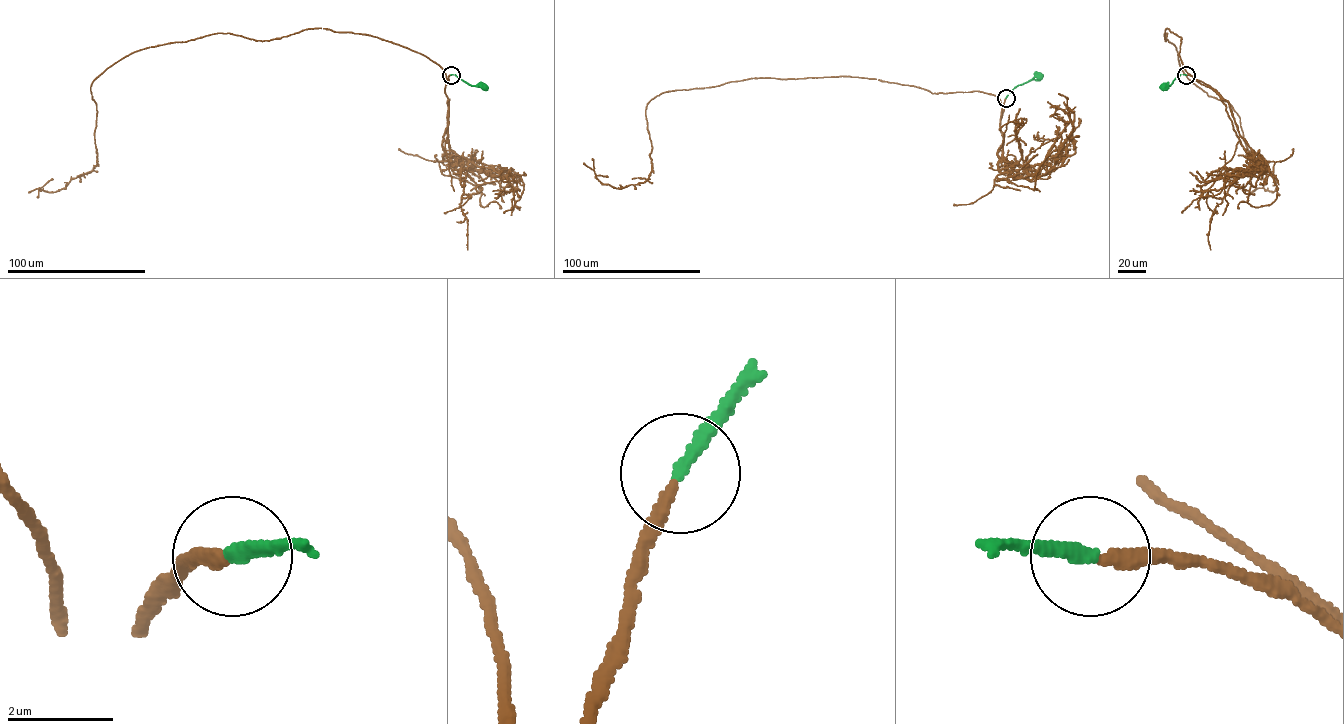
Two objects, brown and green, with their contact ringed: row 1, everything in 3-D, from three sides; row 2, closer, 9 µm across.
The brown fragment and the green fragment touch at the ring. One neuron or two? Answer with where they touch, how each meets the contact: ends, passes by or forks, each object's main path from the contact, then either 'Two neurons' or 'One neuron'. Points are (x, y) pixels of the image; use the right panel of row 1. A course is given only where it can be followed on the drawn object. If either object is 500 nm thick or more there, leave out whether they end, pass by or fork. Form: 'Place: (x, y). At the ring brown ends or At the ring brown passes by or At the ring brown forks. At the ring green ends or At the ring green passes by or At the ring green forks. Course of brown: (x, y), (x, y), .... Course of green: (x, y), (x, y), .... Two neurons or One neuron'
Place: (1186, 75). At the ring brown ends. At the ring green ends. Course of brown: (1186, 75), (1210, 87), (1166, 28), (1187, 77), (1232, 106), (1272, 176), (1273, 192), (1246, 197). Course of green: (1186, 75), (1180, 74), (1163, 88). One neuron

